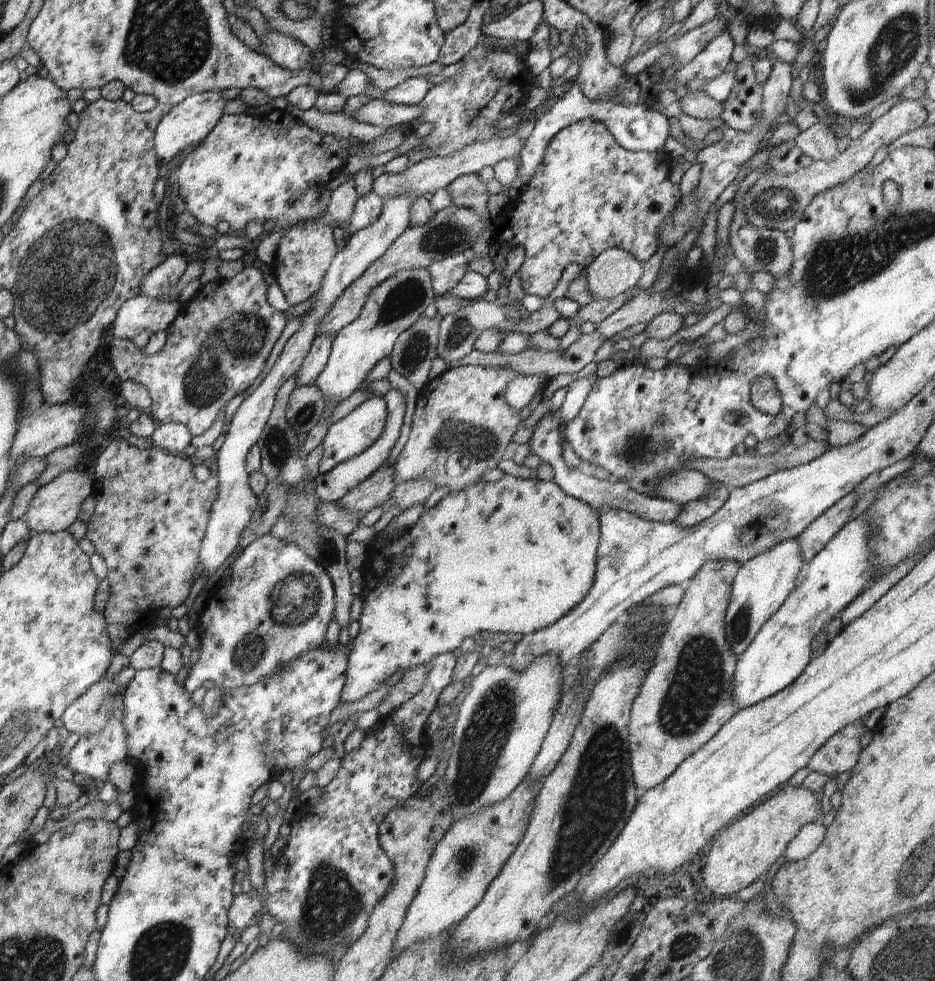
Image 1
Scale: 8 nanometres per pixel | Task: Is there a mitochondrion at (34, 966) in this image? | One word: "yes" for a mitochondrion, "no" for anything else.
yes

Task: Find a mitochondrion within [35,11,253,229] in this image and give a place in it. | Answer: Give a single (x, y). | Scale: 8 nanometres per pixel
(97, 45)

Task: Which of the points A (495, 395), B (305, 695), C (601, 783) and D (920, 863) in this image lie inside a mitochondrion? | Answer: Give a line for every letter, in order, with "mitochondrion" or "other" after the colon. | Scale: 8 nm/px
A: other
B: other
C: mitochondrion
D: mitochondrion

